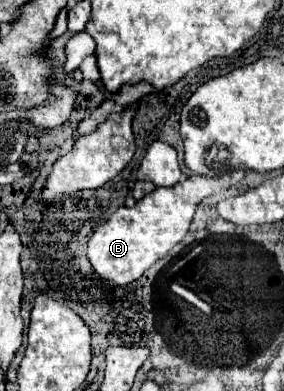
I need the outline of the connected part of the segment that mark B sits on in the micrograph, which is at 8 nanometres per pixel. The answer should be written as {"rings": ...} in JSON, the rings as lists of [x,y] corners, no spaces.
{"rings":[[[193,175],[173,187],[157,187],[133,207],[119,207],[111,219],[91,235],[87,243],[87,255],[95,273],[119,287],[139,279],[153,263],[165,257],[167,251],[187,235],[197,205],[205,197],[217,193],[219,187],[223,187],[219,179]]]}

